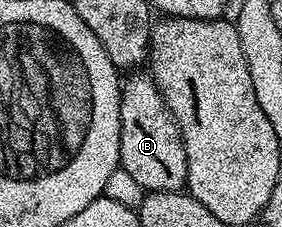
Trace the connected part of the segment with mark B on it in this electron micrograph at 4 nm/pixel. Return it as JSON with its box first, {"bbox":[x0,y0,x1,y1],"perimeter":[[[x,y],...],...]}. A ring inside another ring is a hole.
{"bbox":[120,70,186,193],"perimeter":[[[136,70],[129,76],[132,77],[123,81],[120,94],[120,168],[138,187],[144,188],[145,193],[181,191],[186,184],[186,157],[174,114],[147,71]]]}

